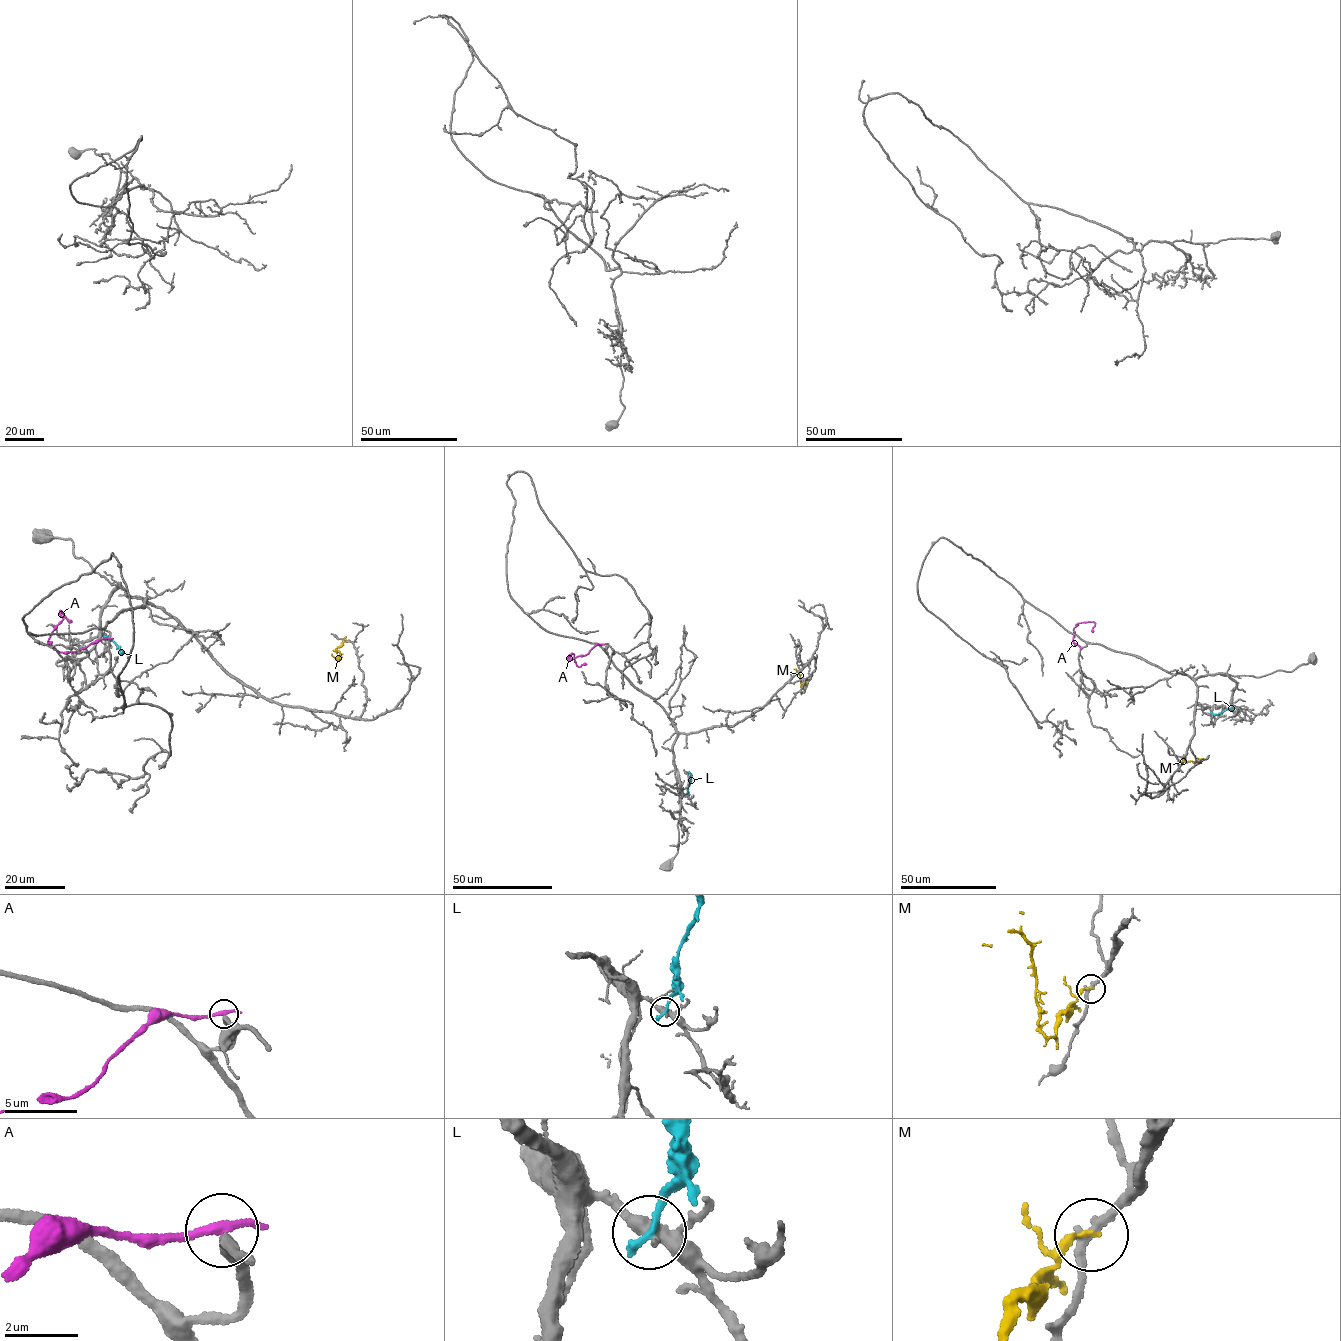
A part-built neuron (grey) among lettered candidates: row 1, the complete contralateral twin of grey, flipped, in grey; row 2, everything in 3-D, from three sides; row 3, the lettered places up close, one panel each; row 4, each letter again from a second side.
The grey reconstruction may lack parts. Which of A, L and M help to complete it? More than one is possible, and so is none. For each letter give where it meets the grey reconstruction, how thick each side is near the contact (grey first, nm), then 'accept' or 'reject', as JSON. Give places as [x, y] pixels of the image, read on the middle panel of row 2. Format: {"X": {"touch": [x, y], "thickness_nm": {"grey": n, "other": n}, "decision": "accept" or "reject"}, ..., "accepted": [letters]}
{"A": {"touch": [606, 644], "thickness_nm": {"grey": 300, "other": 320}, "decision": "reject"}, "L": {"touch": [686, 795], "thickness_nm": {"grey": 340, "other": 280}, "decision": "reject"}, "M": {"touch": [808, 681], "thickness_nm": {"grey": 240, "other": 160}, "decision": "reject"}, "accepted": []}

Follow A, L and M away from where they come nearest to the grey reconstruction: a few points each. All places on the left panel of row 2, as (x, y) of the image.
A: (110, 639), (95, 640), (75, 651), (59, 652), (48, 640), (63, 618), (59, 610), (71, 622)
L: (103, 635), (122, 653), (118, 653)
M: (349, 641), (334, 650), (341, 654), (336, 660)

